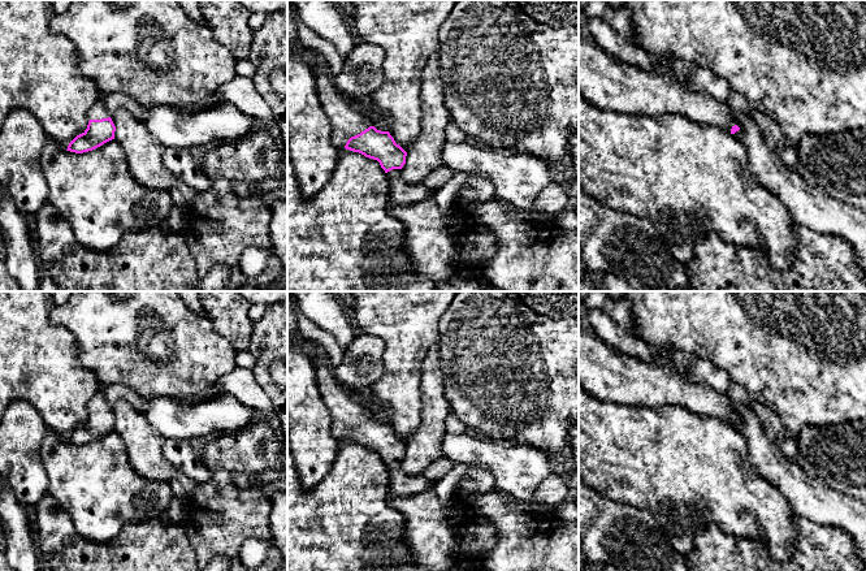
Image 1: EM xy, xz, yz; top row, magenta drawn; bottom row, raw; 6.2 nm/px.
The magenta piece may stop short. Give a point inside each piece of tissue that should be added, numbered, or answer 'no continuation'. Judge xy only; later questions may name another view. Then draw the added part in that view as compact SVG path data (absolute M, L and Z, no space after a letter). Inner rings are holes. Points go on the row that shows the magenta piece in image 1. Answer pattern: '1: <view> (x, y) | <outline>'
1: xy (98, 112) | M98 100L94 104L94 107L90 109L88 117L90 117L90 120L108 118L109 117L109 112L104 107L104 104L100 100Z

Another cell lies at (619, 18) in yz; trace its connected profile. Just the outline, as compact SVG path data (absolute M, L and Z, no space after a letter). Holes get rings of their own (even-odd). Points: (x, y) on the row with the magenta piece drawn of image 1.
M620 0L616 8L609 7L602 18L615 33L633 44L635 25L632 20L632 10L627 5L627 0Z

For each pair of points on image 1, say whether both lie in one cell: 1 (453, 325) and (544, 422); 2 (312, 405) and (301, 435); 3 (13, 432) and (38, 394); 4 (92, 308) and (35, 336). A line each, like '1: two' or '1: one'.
1: one
2: one
3: two
4: two

